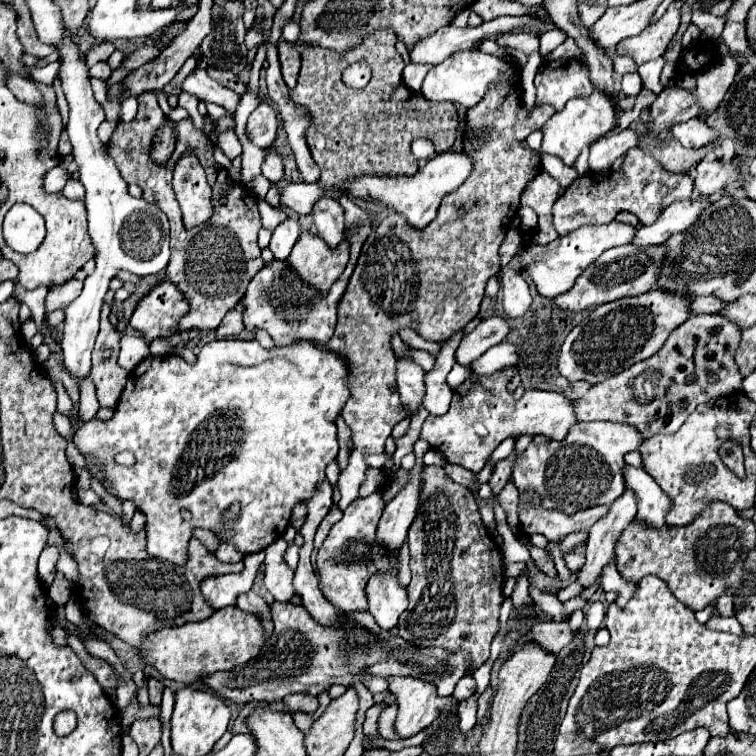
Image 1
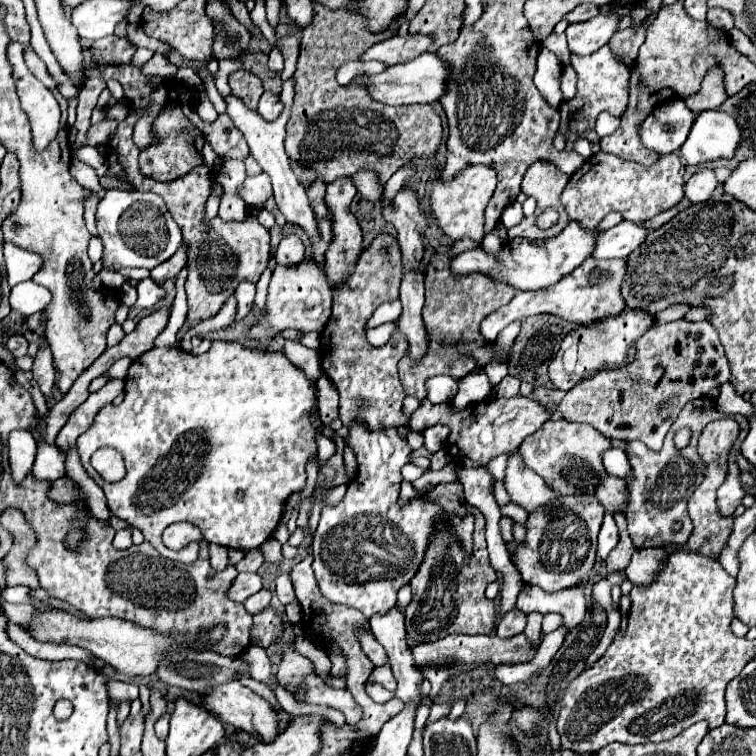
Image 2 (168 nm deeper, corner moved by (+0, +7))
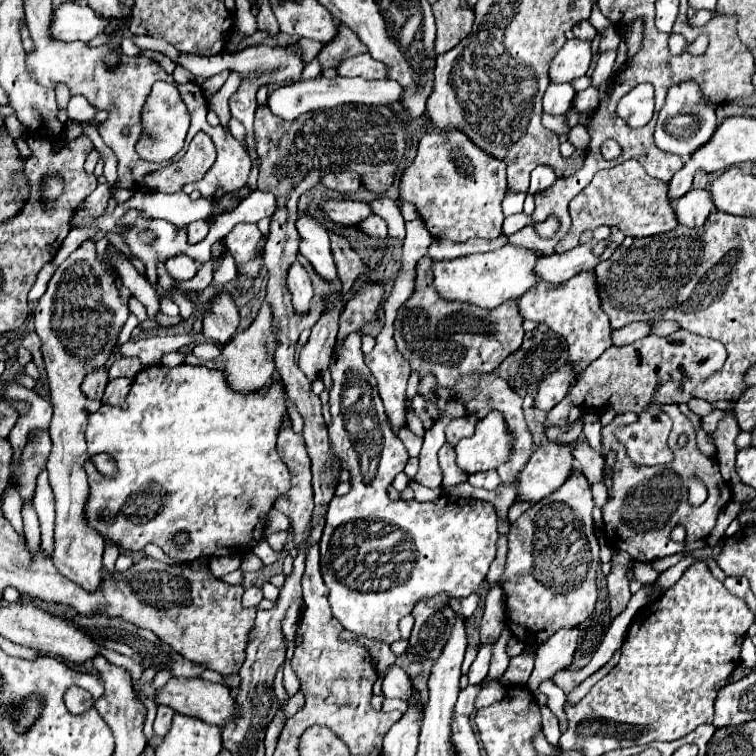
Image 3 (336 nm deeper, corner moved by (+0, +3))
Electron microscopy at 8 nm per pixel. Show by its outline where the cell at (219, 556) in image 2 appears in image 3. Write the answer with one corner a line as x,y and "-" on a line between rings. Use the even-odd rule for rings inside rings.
211,557
209,559
209,567
215,577
223,577
223,575
239,569
239,563
241,563
239,557

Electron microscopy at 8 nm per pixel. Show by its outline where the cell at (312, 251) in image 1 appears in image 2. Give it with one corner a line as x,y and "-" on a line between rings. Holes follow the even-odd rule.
303,261
301,265
293,267
277,265
269,283
265,313
259,317
257,325
251,327
247,337
259,343
255,345
255,349
265,349
265,345
283,329
323,331
329,317
331,317
331,289
327,285
323,269
319,269
315,261

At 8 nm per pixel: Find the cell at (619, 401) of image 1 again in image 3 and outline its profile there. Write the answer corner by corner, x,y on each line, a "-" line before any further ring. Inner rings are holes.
679,329
667,337
659,337
655,333
633,341
631,345
625,347
615,347
611,345
599,359
595,359
575,381
575,385
569,389
569,393
565,395
565,399
561,403
557,403
545,419
545,427
557,425
557,427
567,427
567,417
569,411
573,407
581,407
581,409
589,409
589,411
607,411
613,409
617,411
617,415
625,413
625,411
635,411
637,413
637,421
619,429
619,441
625,443
629,457
637,463
637,465
661,465
671,461
671,451
667,447
667,437
671,431
671,419
667,413
663,413
663,407
669,403
687,403
693,399
693,391
707,381
713,373
717,373
723,363
727,359
727,351
723,349
723,345
711,337
703,337
703,335
695,335
695,333
687,333
685,329

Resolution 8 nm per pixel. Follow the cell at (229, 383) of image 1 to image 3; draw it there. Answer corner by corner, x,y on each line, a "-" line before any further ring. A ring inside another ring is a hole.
187,363
177,367
145,367
133,379
125,409
101,405
101,409
89,417
85,433
89,457
109,453
117,461
119,473
115,479
107,479
101,477
93,463
85,463
91,487
85,511
87,521
107,537
107,541
121,543
133,551
155,543
179,563
189,563
199,557
243,557
251,553
251,547
263,539
273,503
291,487
291,471
277,453
277,435
285,417
287,399
281,379
265,389
241,393
231,389
223,369
207,369
205,365
193,367
-
181,529
189,533
189,543
175,549
171,537

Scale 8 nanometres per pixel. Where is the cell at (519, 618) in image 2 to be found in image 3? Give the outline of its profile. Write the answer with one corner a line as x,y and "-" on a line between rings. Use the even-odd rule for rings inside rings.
505,625
503,631
501,631
501,635
499,635
499,639
497,639
497,643
495,643
495,647
493,647
491,667
489,667
489,675
487,675
489,679
495,679
495,677
499,677
499,675
505,673
505,669
507,669
507,665
509,665
507,643
509,643
511,637
513,637
513,633
511,633
511,629

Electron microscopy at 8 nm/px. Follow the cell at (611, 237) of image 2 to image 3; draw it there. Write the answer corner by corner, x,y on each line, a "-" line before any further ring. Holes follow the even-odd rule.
595,239
585,245
579,245
567,253
553,253
549,257
541,257
535,265
535,273
549,283
561,283
577,275
579,271
593,271
601,261
601,255
593,253

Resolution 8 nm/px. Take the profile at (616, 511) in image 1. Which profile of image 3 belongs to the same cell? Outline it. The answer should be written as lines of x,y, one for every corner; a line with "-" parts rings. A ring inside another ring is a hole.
579,627
571,629
559,629
555,635
551,635
545,643
537,647
537,659
535,669
527,681
527,689
533,693
537,691
537,685
545,679
545,671
561,671
571,665
575,645
579,637

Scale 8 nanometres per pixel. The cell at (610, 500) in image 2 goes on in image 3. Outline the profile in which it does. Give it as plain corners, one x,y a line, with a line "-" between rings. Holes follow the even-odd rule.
579,437
579,439
577,439
575,463
577,463
579,471
587,477
589,485
593,485
593,483
603,483
603,465
605,465
605,459
587,445
585,437

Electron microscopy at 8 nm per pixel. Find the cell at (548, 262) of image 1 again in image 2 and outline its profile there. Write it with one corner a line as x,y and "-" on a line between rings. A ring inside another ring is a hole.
571,221
557,237
543,239
543,241
529,241
529,239
509,239
503,243
499,253
487,253
481,247
473,251
459,253
451,261
451,273
453,275
471,275
481,273
485,277
493,277
499,283
511,285
519,291
533,291
533,289
545,289
549,285
555,285
561,277
571,273
577,265
581,265
583,259
591,255
595,237
599,237
593,229
583,229
581,225
575,225
577,221

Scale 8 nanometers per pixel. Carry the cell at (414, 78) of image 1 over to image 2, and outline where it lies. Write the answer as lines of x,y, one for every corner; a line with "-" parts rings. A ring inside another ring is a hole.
351,61
343,64
336,75
341,86
347,86
358,74
377,74
387,69
385,63
379,61

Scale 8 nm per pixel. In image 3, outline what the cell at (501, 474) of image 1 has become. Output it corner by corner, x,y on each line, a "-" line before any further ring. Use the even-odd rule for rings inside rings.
515,499
513,505
509,507
509,523
513,523
513,521
515,521
521,513
525,513
529,507
531,507
529,501
521,501
521,503
519,503
519,499

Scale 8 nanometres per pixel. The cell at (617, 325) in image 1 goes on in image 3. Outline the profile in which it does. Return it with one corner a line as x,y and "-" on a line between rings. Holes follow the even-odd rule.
569,363
561,365
557,371
547,375
537,389
535,407
541,411
551,411
553,405
557,405
567,395
567,389
573,385
575,377
577,377
577,373
573,371
573,367

